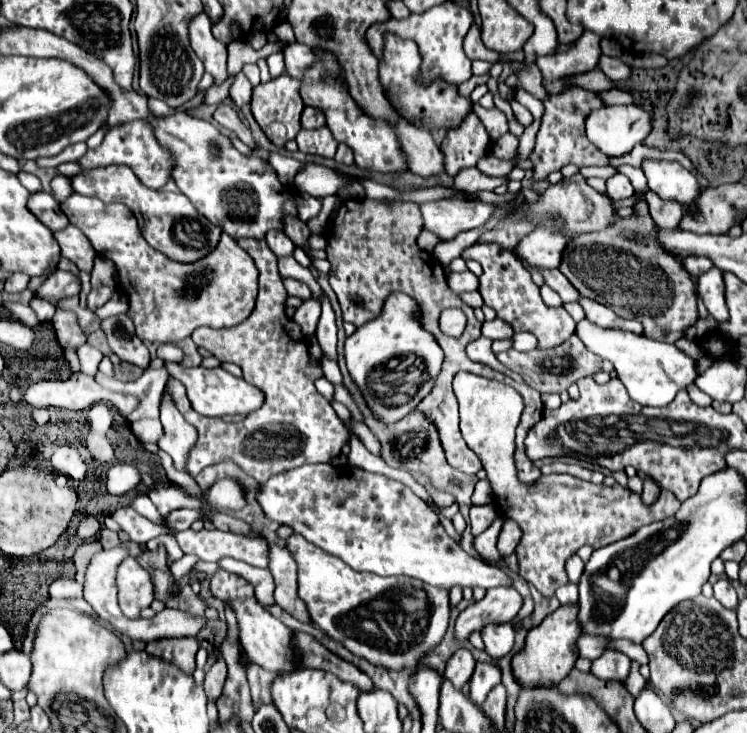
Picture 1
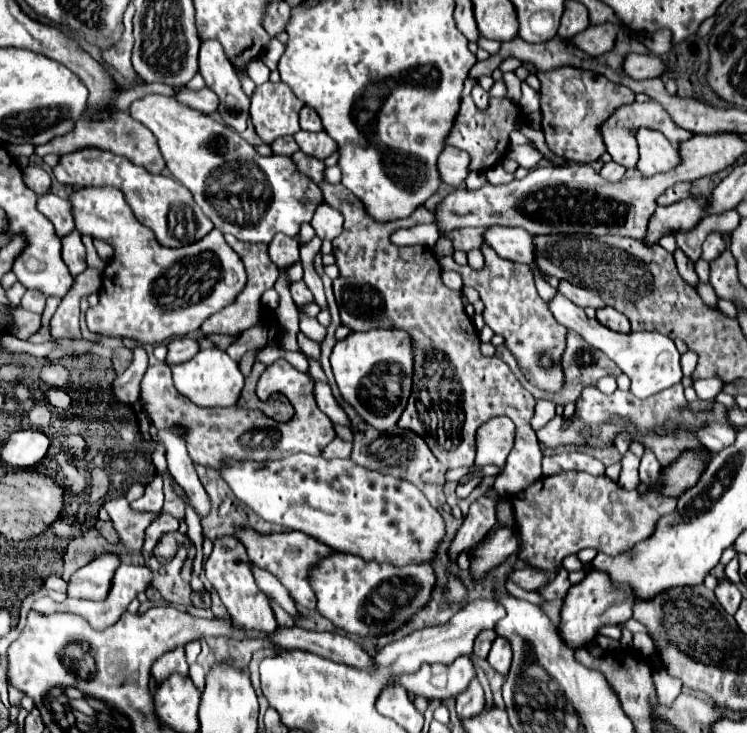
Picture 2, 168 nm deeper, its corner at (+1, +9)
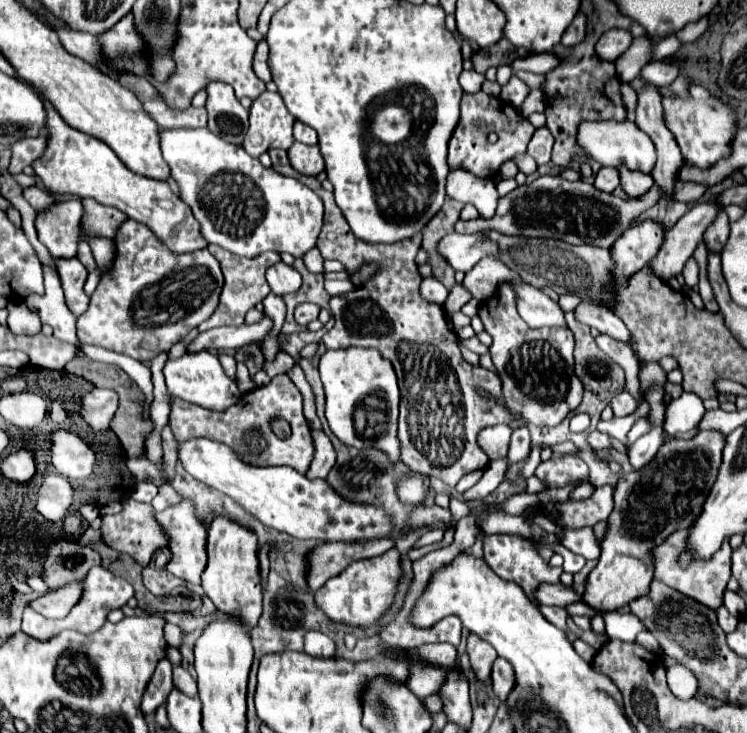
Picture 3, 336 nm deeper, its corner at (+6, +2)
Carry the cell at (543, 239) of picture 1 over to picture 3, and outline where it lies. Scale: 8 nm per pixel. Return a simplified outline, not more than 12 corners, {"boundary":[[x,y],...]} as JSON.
{"boundary":[[447,234],[437,252],[469,272],[499,248],[487,234]]}

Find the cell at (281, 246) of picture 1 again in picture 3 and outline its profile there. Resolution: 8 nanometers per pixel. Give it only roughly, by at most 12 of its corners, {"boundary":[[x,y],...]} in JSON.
{"boundary":[[283,262],[267,270],[271,292],[285,296],[297,292],[301,276]]}

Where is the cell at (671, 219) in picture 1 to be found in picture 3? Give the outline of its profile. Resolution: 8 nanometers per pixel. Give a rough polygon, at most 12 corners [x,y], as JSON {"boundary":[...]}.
{"boundary":[[679,182],[675,202],[697,202],[707,186]]}

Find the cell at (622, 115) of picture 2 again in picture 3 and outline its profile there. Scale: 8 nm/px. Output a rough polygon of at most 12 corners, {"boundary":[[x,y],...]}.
{"boundary":[[619,166],[621,188],[639,198],[653,186],[653,178]]}

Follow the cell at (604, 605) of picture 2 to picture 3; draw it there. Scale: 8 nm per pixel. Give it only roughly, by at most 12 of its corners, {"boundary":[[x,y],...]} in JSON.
{"boundary":[[725,436],[665,442],[621,474],[585,604],[649,592],[653,548],[687,530]]}

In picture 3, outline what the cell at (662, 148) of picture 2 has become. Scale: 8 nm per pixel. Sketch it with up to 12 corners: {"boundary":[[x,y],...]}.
{"boundary":[[583,120],[577,146],[601,166],[649,174],[651,138],[631,120]]}

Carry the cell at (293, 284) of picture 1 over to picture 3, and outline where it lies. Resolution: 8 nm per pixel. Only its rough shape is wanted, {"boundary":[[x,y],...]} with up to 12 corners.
{"boundary":[[299,304],[295,320],[307,326],[317,320],[321,308],[317,304]]}

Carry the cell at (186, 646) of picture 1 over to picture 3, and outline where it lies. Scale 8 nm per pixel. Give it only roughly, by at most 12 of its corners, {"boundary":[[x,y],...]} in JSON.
{"boundary":[[161,658],[141,710],[153,714],[173,690],[171,662]]}

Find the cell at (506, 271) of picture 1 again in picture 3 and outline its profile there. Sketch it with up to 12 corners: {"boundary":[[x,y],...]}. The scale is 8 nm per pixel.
{"boundary":[[511,286],[479,306],[521,426],[553,428],[585,392],[569,328],[529,328]]}

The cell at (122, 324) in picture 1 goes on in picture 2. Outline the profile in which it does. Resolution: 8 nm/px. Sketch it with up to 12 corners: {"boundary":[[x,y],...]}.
{"boundary":[[132,349],[128,369],[114,381],[114,395],[124,403],[138,399],[148,369],[148,353]]}

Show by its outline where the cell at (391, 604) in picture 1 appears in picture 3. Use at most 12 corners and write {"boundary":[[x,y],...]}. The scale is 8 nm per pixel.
{"boundary":[[399,552],[349,564],[315,592],[331,620],[369,626],[391,606]]}

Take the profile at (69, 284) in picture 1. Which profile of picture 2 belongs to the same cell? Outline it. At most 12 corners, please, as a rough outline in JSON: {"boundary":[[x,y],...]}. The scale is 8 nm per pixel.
{"boundary":[[28,289],[20,307],[40,315],[44,295],[36,289]]}

